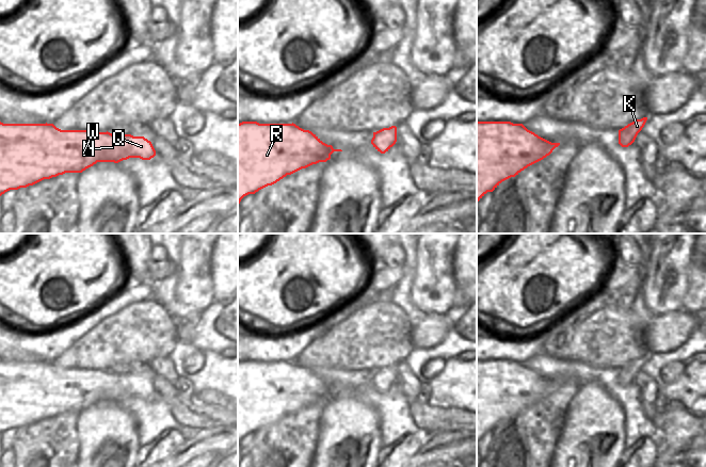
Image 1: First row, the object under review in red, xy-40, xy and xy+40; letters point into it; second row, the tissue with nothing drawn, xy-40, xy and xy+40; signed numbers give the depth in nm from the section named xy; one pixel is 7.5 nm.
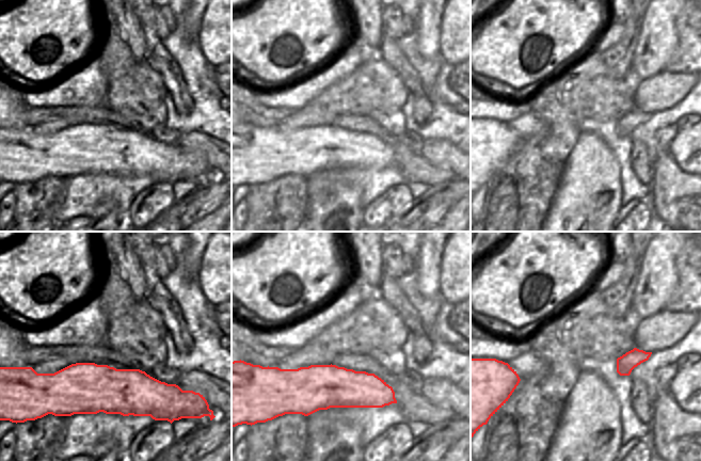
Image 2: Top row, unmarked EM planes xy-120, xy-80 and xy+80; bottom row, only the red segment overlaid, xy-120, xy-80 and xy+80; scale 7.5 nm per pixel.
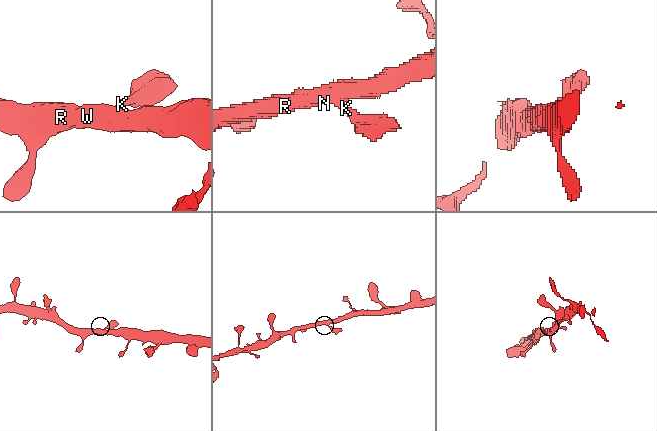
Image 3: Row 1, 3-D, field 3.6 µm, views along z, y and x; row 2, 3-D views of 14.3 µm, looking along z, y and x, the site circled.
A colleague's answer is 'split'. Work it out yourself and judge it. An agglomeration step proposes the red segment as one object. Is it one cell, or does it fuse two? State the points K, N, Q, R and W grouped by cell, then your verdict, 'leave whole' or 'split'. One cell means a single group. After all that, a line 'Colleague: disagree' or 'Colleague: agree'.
K N Q R W; leave whole
Colleague: disagree

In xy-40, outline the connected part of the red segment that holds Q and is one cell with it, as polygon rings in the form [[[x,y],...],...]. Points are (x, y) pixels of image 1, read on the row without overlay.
[[[0,360],[0,435],[10,429],[33,424],[65,412],[82,412],[97,401],[118,402],[129,397],[150,399],[156,389],[144,375],[112,373],[97,369],[61,369],[53,363],[3,363]]]

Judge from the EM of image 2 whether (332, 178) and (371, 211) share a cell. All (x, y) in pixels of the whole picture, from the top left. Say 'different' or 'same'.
different

